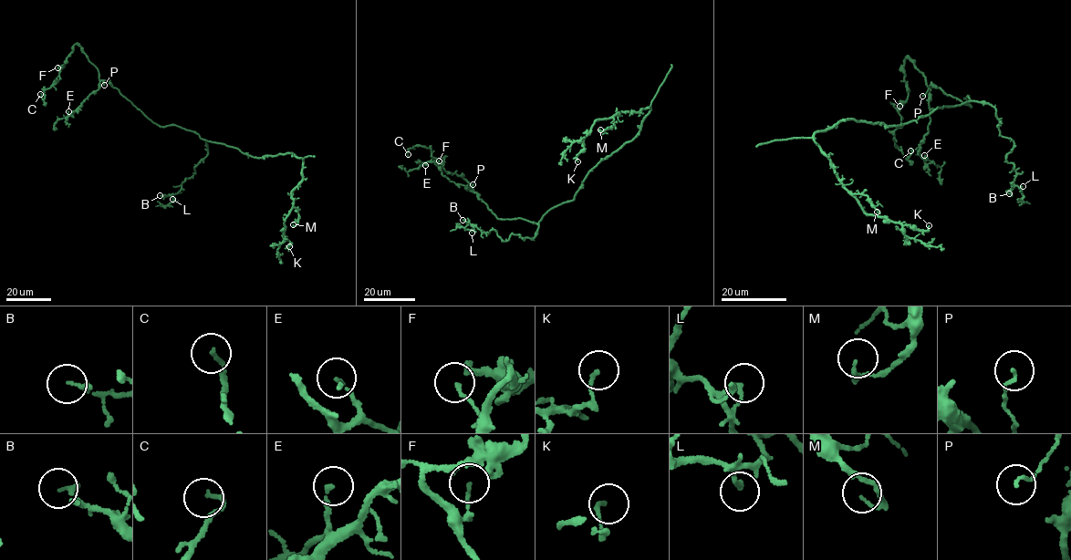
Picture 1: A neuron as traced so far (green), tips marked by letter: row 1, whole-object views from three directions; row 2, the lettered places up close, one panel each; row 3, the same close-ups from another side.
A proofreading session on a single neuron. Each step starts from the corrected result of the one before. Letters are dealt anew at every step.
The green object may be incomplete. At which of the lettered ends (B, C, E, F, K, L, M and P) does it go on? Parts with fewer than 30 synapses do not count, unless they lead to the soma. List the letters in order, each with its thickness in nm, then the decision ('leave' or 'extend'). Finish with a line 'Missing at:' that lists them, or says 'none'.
B: 150 nm | leave
C: 150 nm | leave
E: 150 nm | leave
F: 110 nm | leave
K: 120 nm | leave
L: 180 nm | leave
M: 120 nm | leave
P: 110 nm | leave
Missing at: none

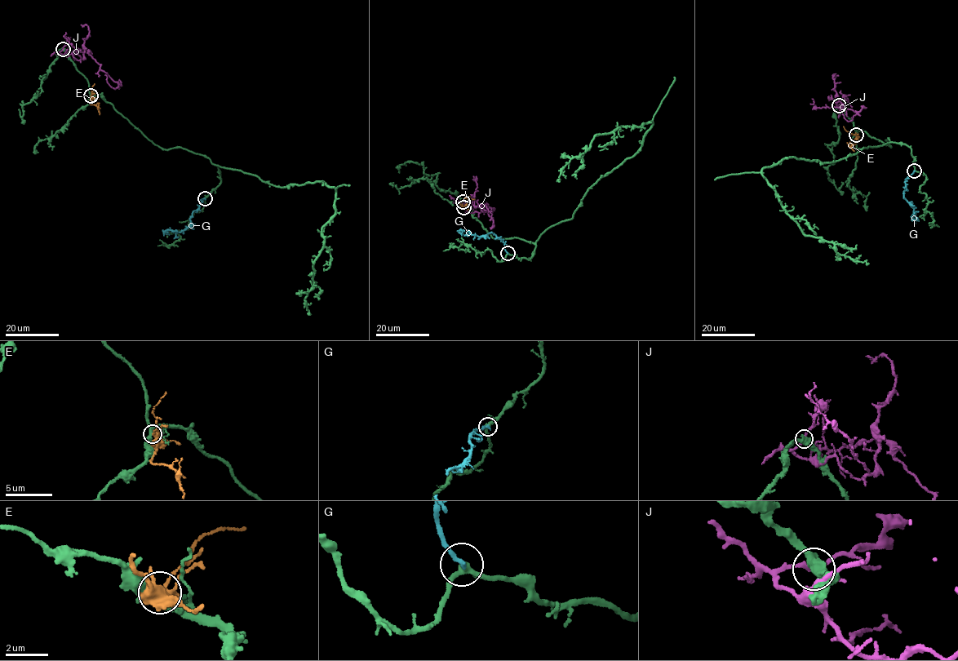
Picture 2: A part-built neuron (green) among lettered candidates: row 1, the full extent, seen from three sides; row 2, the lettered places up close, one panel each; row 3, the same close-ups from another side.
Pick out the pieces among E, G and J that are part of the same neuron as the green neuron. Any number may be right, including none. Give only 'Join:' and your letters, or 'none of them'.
Join: G

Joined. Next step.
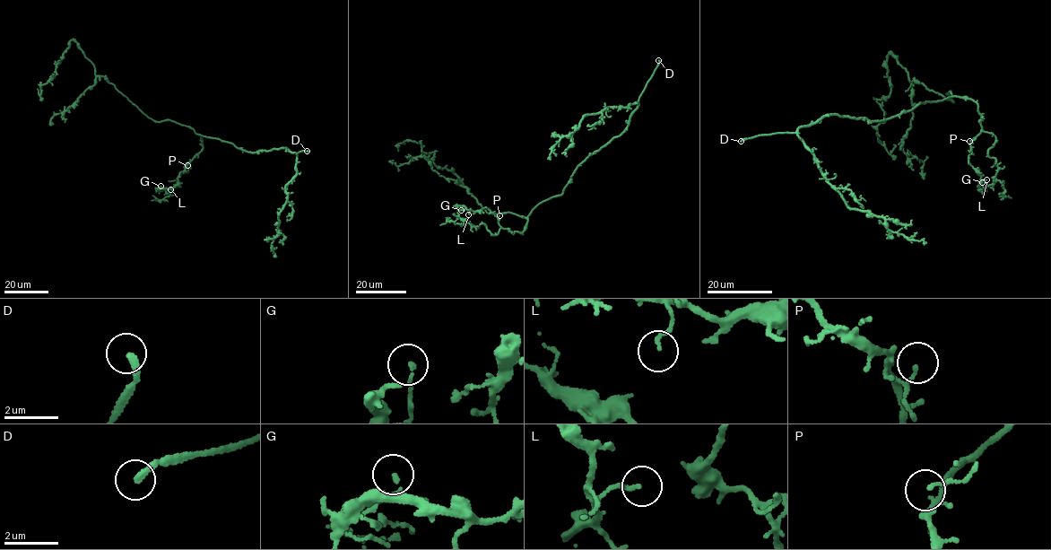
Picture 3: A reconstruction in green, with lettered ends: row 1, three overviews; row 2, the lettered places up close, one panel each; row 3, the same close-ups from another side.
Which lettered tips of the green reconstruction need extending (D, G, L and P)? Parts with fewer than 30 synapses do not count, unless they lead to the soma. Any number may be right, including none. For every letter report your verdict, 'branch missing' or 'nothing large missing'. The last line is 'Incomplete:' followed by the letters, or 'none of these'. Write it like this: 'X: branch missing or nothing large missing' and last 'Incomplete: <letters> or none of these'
D: branch missing
G: nothing large missing
L: nothing large missing
P: nothing large missing
Incomplete: D

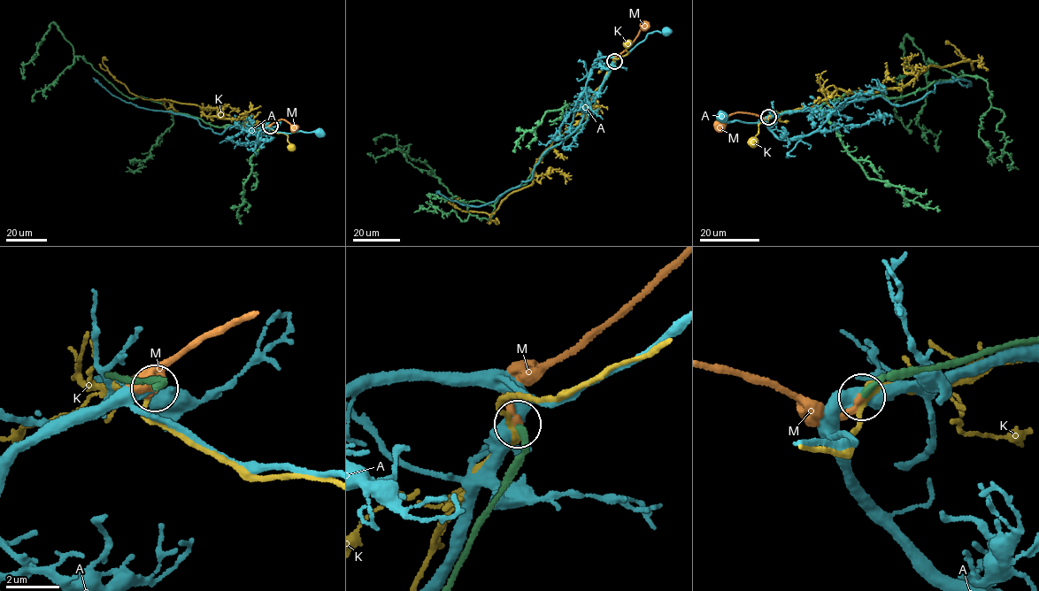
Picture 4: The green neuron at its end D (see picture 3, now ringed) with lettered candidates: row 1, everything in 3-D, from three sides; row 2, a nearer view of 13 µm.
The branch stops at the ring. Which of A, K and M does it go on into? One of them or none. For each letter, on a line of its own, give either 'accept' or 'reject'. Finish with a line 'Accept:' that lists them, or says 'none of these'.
A: reject
K: reject
M: accept
Accept: M

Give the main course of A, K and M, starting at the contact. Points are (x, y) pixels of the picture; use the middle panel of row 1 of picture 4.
A: (615, 61), (613, 57), (617, 59), (629, 53), (648, 33), (667, 32)
K: (615, 61), (613, 58), (628, 52), (626, 50), (627, 44)
M: (614, 61), (613, 58), (633, 42), (642, 25), (645, 26)

